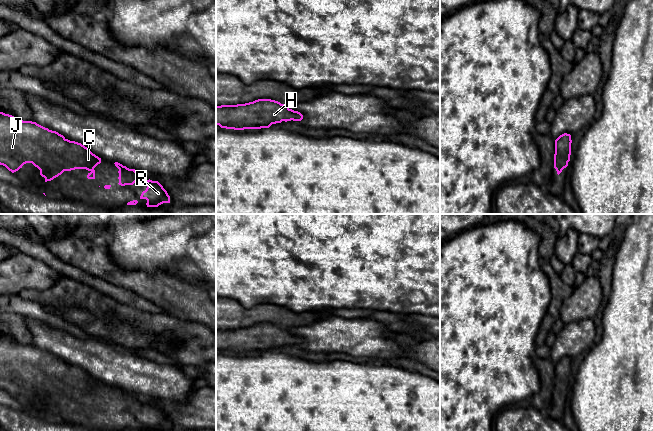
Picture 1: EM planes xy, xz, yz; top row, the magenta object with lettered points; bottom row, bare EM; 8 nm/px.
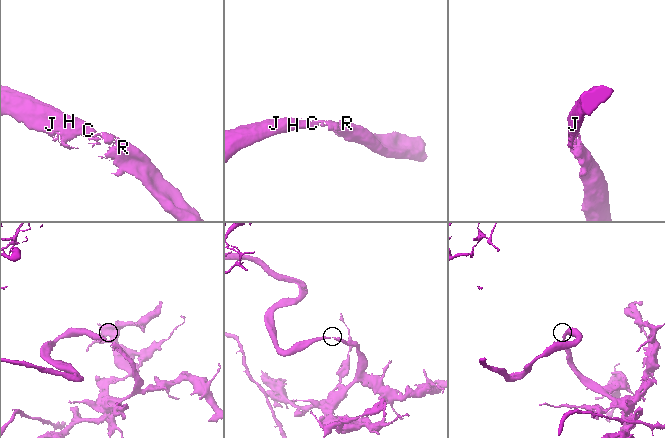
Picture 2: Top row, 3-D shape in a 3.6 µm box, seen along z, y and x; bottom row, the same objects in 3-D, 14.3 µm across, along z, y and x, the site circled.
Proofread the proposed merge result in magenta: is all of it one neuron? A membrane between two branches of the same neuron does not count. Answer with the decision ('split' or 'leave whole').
leave whole

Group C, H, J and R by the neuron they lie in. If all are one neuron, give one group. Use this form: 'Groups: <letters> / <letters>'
Groups: C H J R

